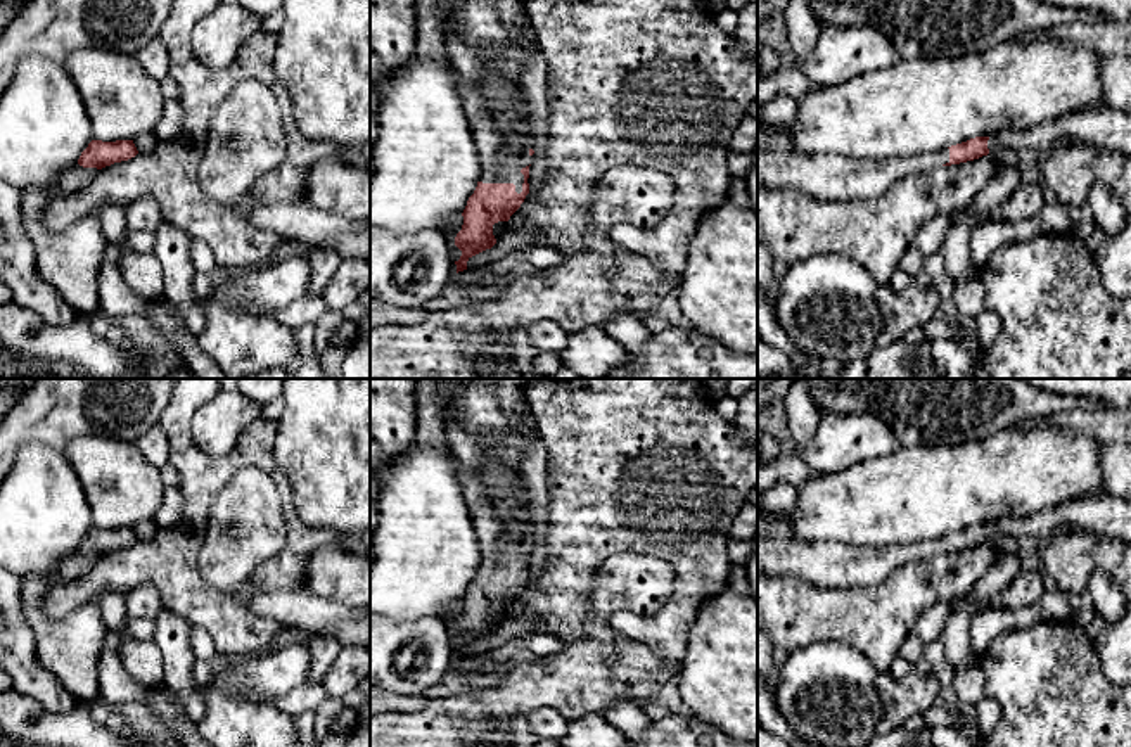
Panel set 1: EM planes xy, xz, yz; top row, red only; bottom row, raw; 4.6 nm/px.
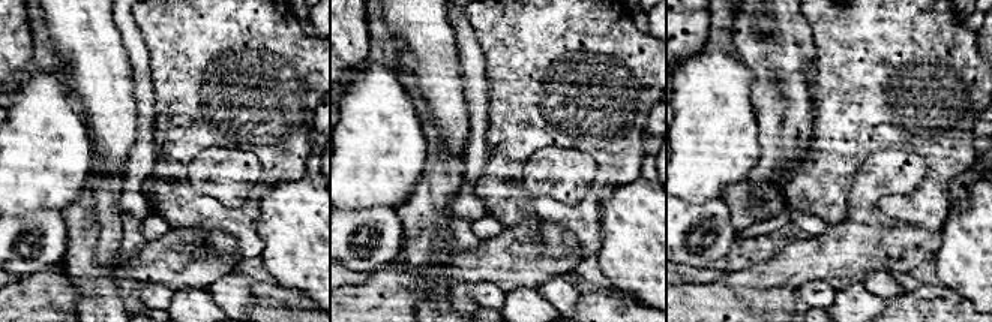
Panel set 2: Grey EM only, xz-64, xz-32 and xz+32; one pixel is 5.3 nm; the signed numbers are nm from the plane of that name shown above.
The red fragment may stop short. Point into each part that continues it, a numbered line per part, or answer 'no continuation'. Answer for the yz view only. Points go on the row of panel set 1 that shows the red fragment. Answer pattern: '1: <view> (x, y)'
1: yz (1102, 128)
2: yz (829, 177)

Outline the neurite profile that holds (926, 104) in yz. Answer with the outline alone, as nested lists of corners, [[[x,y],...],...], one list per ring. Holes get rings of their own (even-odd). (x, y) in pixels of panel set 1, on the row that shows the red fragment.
[[[1038,38],[1029,43],[1006,40],[987,52],[962,57],[901,59],[891,67],[856,74],[840,85],[821,86],[797,97],[797,119],[785,124],[794,152],[802,156],[839,154],[847,157],[911,157],[932,154],[975,137],[994,137],[1008,130],[1027,130],[1067,114],[1103,105],[1100,81],[1102,55],[1067,42]]]

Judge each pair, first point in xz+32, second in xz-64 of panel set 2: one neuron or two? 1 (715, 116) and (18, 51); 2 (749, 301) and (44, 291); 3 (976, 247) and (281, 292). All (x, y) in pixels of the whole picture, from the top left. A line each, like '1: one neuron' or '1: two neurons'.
1: two neurons
2: one neuron
3: two neurons

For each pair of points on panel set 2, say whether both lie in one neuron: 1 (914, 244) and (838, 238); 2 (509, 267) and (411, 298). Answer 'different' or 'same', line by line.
1: same
2: same

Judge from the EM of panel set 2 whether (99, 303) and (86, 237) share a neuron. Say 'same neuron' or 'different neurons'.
same neuron

